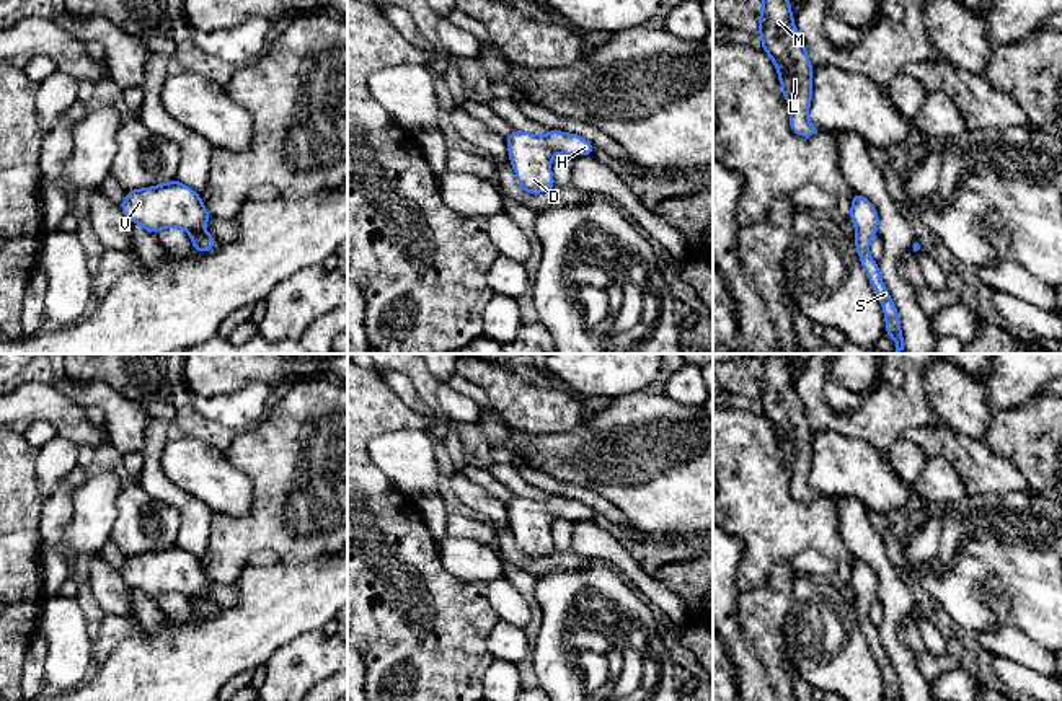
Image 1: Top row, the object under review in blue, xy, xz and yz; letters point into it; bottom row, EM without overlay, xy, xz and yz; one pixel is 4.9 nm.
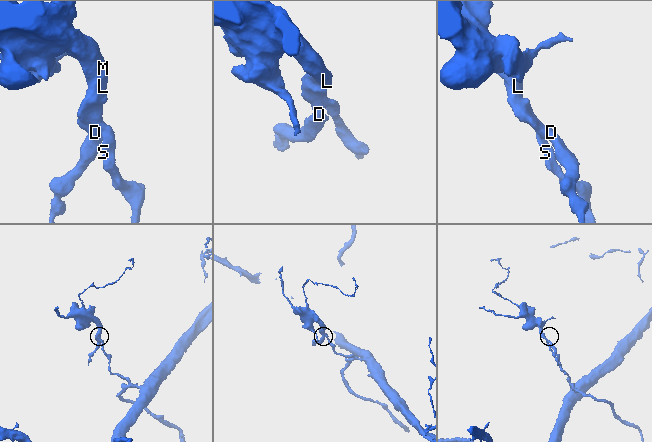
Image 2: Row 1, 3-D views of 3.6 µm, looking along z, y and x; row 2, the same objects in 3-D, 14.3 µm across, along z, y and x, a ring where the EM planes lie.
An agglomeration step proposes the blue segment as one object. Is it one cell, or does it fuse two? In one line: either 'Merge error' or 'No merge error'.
No merge error

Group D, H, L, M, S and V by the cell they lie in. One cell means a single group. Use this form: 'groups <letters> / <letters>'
groups D H L M S V

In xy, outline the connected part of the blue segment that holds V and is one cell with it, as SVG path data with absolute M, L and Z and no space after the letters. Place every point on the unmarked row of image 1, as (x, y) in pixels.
M176 543L153 553L127 556L119 574L129 587L142 590L152 600L171 592L183 593L196 618L204 619L219 606L202 595L212 580L201 561Z

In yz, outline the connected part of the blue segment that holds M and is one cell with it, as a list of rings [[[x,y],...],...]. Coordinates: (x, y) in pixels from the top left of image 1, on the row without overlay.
[[[768,354],[762,362],[762,380],[757,383],[762,416],[772,422],[783,463],[790,468],[791,496],[801,502],[814,502],[821,496],[808,483],[814,432],[793,383],[790,360],[780,354]]]

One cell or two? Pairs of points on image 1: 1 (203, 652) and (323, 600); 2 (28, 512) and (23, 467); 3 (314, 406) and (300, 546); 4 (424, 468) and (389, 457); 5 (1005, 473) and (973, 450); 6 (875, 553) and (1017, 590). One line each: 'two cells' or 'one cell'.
1: one cell
2: one cell
3: one cell
4: one cell
5: one cell
6: two cells

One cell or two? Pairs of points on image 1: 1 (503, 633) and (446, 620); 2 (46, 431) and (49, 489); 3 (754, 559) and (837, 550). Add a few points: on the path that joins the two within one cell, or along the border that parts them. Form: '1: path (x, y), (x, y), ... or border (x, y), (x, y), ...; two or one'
1: border (500, 620), (488, 634), (488, 654), (491, 659); two
2: path (49, 445), (49, 475); one
3: path (775, 538), (816, 538); one

